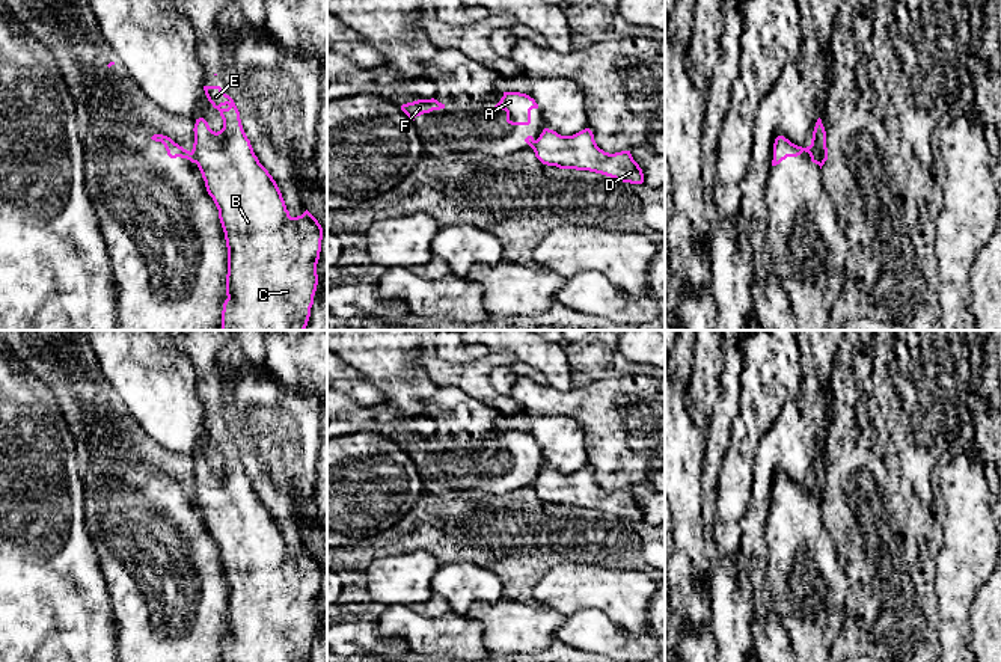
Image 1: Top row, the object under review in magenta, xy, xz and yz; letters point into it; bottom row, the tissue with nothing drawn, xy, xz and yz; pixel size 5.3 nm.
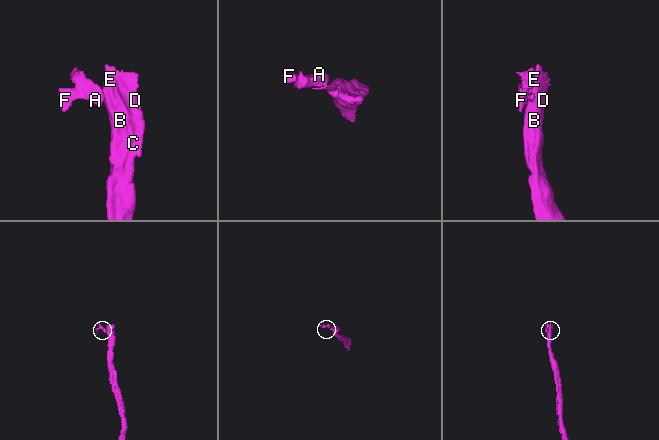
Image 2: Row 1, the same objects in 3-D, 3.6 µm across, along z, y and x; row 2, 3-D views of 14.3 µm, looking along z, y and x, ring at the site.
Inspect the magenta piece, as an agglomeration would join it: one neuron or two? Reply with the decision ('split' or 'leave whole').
split

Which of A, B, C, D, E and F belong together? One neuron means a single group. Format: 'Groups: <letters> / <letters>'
Groups: A F / B C D E

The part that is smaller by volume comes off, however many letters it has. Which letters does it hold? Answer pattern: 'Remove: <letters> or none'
Remove: A, F

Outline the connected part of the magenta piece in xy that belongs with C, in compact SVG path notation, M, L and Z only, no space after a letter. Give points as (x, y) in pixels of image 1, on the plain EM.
M204 424L204 428L223 457L223 466L217 470L210 466L204 455L196 457L191 487L207 529L219 547L228 585L228 636L223 641L222 662L308 662L318 623L317 602L323 565L308 547L302 553L289 553L276 519L253 490L234 437L220 424Z

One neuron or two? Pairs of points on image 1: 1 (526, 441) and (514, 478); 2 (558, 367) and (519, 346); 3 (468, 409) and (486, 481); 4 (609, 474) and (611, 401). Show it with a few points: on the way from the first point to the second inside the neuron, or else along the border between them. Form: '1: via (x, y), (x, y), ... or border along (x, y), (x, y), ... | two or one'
1: via (519, 450), (516, 469) | one
2: via (549, 359), (528, 346) | one
3: via (468, 427), (474, 433), (474, 445), (486, 463) | one
4: via (611, 456), (611, 419) | one

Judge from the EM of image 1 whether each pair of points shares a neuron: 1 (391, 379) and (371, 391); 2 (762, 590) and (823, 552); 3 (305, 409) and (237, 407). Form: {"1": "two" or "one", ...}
{"1": "two", "2": "two", "3": "one"}

